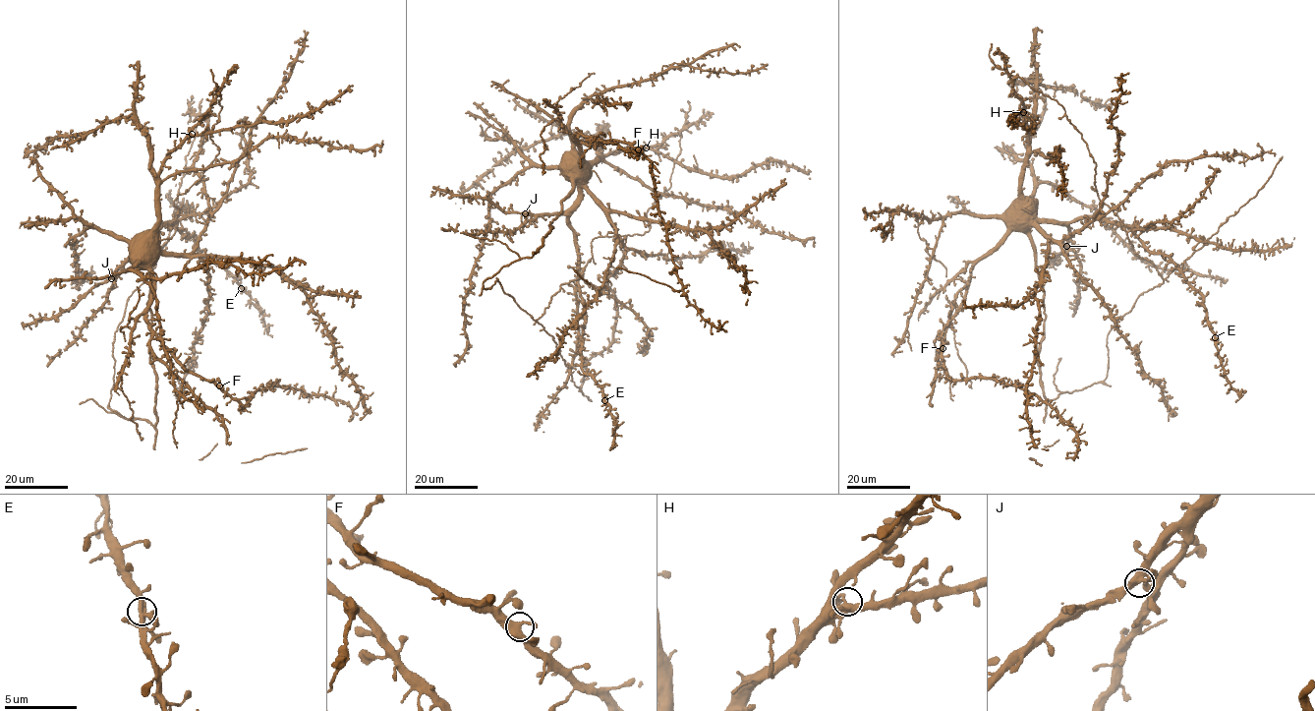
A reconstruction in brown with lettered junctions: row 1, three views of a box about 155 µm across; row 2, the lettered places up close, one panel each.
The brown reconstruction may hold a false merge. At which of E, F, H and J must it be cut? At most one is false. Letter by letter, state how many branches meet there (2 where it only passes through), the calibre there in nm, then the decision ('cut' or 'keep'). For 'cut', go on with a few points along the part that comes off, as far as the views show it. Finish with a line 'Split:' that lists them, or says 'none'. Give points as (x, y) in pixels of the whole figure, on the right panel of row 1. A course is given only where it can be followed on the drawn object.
E: branches 4; calibre 360 nm; keep
F: branches 4; calibre 400 nm; keep
H: branches 4; calibre 360 nm; keep
J: branches 4; calibre 400 nm; keep
Split: none

